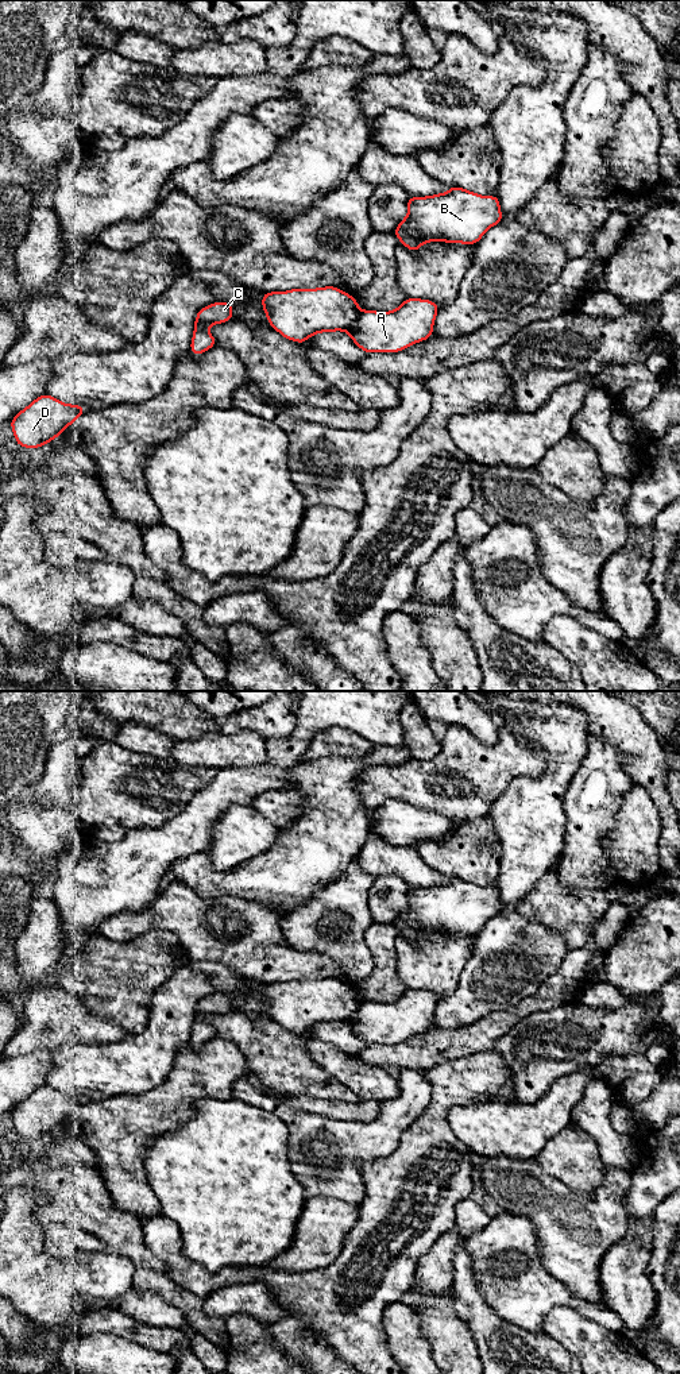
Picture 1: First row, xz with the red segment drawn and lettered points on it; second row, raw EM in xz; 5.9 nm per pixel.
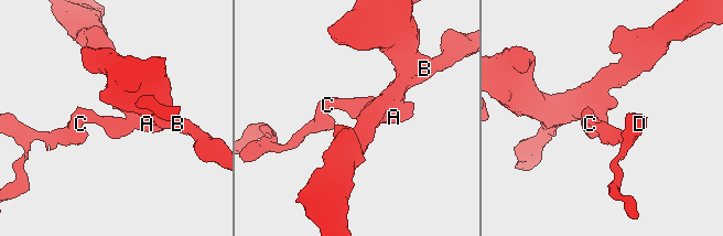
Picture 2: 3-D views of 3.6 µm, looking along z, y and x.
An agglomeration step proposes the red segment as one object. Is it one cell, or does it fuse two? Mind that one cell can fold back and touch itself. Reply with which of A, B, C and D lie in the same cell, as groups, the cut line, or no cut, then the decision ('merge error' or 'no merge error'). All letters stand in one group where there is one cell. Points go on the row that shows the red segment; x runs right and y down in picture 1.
A B / C D; cut in xz along (360, 311), (346, 331); merge error

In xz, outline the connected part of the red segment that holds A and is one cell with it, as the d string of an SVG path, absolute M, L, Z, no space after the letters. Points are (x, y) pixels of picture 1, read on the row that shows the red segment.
M406 298L391 312L360 310L345 332L367 354L398 352L429 339L437 313L433 301Z

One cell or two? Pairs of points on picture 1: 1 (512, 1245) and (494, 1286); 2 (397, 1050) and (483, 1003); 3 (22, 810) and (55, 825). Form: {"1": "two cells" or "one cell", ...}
{"1": "one cell", "2": "two cells", "3": "one cell"}

